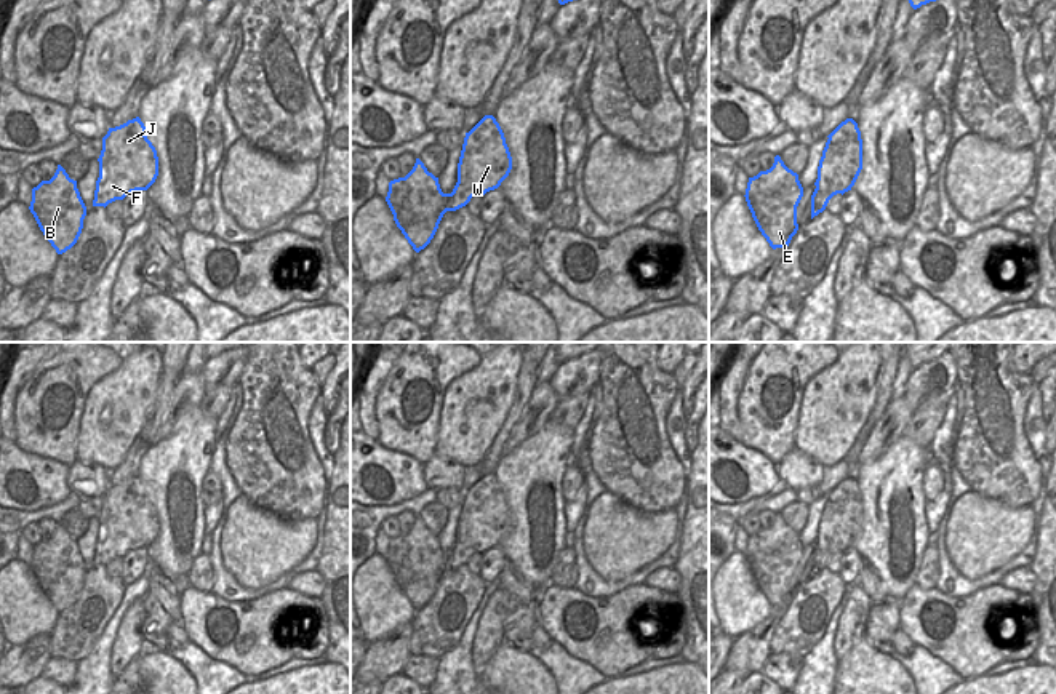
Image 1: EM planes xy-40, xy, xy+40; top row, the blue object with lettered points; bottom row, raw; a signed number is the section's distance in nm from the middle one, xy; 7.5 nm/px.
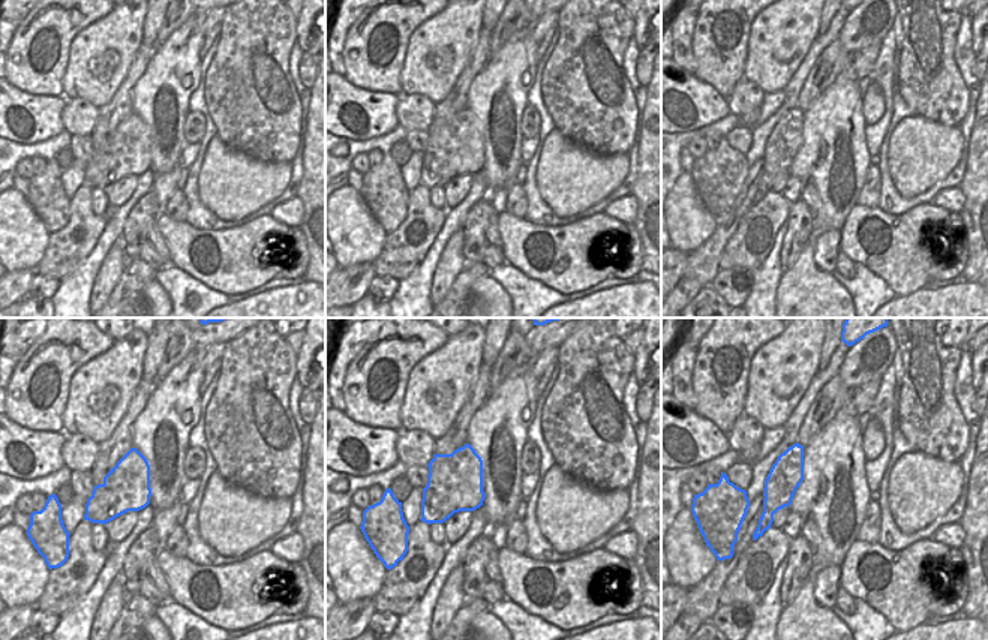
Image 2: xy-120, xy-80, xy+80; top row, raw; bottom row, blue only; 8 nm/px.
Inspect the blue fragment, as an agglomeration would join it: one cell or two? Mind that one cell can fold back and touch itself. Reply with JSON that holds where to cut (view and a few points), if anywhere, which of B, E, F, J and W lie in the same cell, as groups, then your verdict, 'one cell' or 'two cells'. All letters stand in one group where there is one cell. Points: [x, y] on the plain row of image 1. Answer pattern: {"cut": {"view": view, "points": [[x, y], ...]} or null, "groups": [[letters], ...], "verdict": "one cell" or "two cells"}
{"cut": null, "groups": [["B", "E", "F", "J", "W"]], "verdict": "one cell"}

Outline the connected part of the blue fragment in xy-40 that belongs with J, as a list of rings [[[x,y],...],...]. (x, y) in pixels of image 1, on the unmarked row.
[[[139,475],[109,486],[98,520],[99,536],[93,564],[106,566],[131,550],[147,548],[158,534],[157,509],[147,497]]]

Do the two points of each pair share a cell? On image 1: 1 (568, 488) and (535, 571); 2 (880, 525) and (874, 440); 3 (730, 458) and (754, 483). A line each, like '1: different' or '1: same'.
1: different
2: different
3: same

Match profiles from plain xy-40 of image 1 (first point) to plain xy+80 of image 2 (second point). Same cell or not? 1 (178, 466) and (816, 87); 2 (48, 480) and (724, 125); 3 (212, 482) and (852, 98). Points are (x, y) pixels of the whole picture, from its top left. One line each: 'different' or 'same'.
1: different
2: different
3: different

